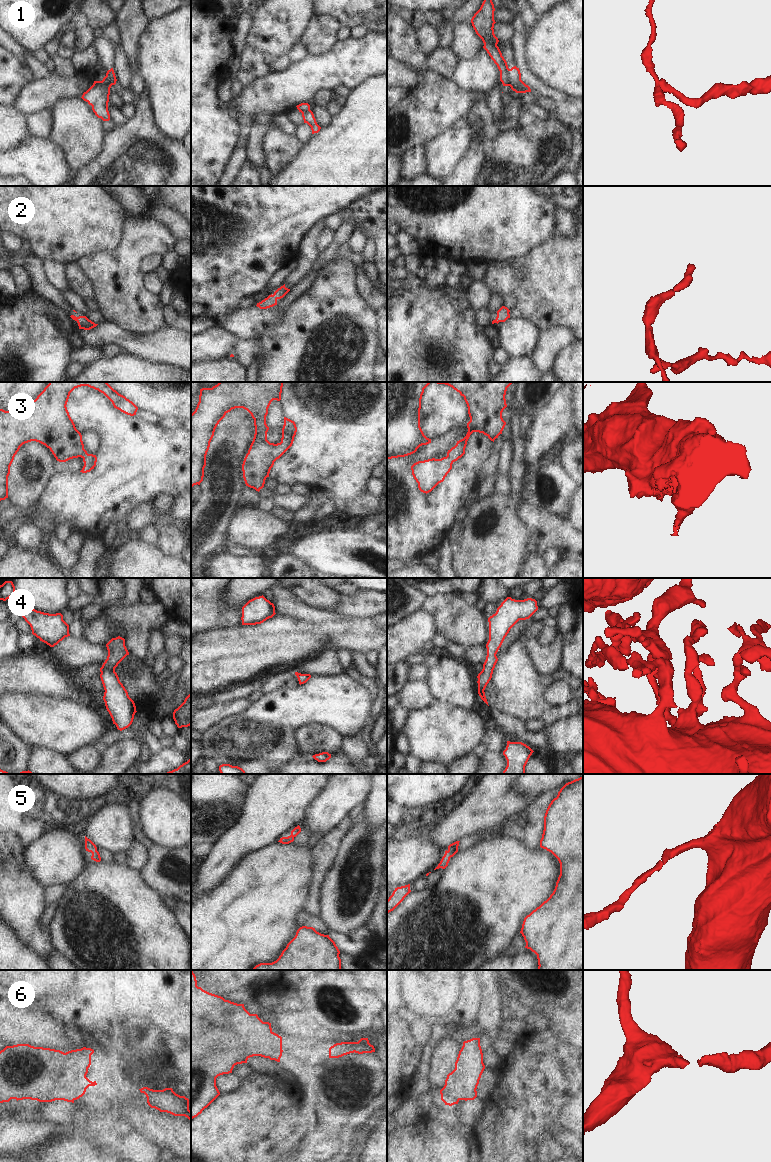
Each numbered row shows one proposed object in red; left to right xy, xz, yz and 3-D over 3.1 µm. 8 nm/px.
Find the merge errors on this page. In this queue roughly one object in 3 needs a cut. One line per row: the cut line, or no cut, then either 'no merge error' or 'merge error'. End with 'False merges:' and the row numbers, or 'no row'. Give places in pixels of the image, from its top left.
1: yz (508, 69), (508, 83), (510, 85) | merge error
2: no cut | no merge error
3: no cut | no merge error
4: no cut | no merge error
5: no cut | no merge error
6: no cut | no merge error
False merges: 1

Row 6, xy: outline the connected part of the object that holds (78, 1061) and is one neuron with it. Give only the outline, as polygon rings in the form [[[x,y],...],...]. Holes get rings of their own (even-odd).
[[[29,1044],[6,1046],[0,1051],[0,1103],[11,1099],[31,1099],[39,1102],[64,1100],[74,1103],[89,1086],[97,1085],[86,1075],[94,1050],[83,1047],[66,1053]]]

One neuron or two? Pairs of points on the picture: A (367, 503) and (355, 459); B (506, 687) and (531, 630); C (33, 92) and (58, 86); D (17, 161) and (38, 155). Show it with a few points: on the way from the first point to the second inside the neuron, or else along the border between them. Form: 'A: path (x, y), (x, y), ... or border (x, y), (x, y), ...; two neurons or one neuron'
A: border (368, 492), (357, 500), (348, 512); two neurons
B: path (515, 673), (515, 657), (518, 644); one neuron
C: path (39, 92), (47, 92), (52, 89); one neuron
D: path (22, 161), (33, 159); one neuron

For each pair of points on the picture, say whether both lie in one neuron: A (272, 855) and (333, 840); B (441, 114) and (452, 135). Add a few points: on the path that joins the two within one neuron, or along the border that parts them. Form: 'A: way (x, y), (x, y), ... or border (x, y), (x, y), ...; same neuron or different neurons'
A: border (313, 847), (315, 872); different neurons
B: border (452, 126), (429, 141); different neurons

